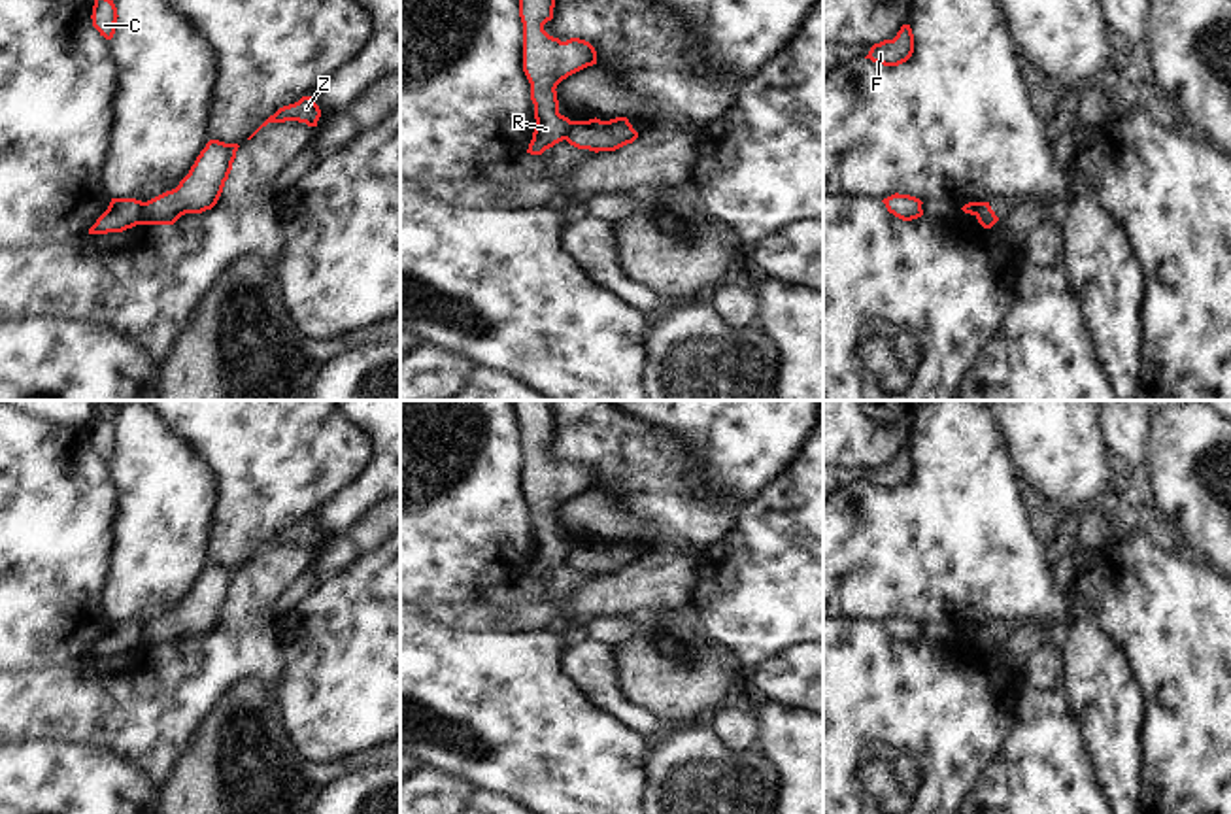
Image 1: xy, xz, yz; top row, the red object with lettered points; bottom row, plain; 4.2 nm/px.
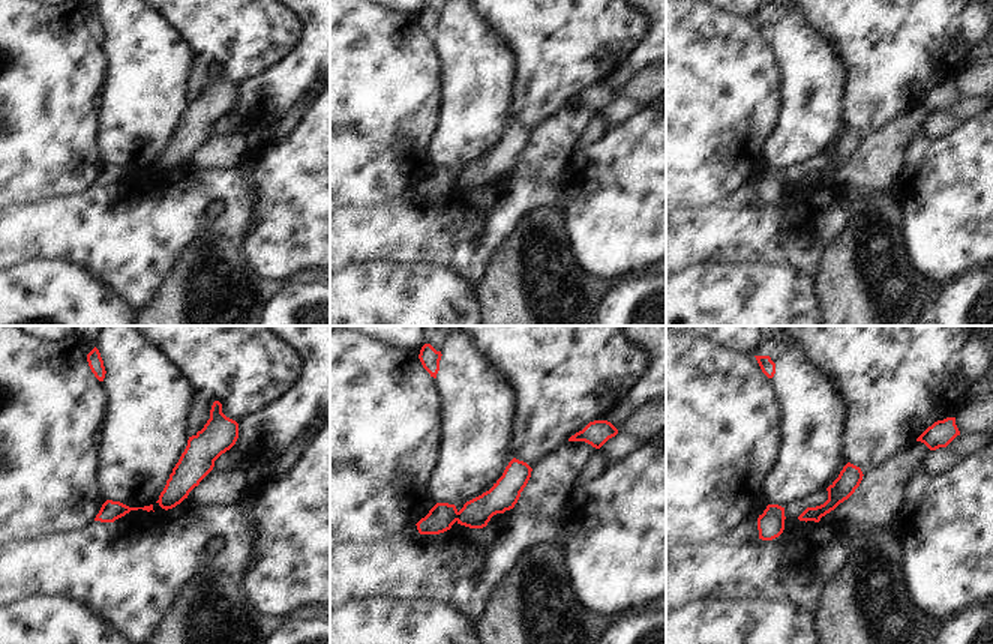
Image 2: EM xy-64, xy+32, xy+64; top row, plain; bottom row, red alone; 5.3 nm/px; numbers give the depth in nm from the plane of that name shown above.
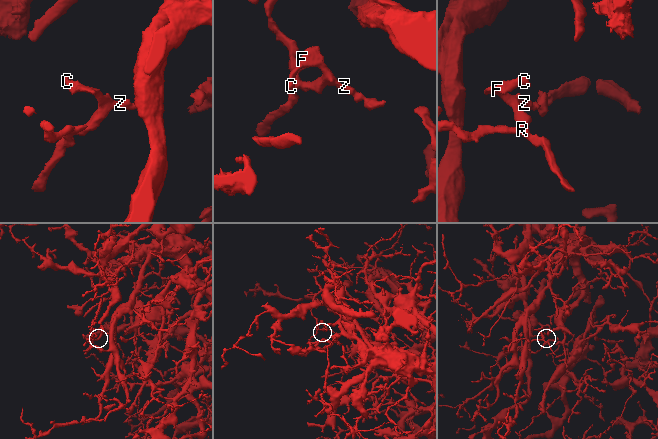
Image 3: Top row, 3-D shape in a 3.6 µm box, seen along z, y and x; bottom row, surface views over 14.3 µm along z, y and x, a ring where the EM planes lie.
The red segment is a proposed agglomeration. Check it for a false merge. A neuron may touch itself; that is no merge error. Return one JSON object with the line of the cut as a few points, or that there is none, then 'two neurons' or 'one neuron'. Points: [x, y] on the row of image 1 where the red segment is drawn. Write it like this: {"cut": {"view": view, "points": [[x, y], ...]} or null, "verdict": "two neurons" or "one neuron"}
{"cut": {"view": "xy", "points": [[144, 203], [136, 223]]}, "verdict": "two neurons"}

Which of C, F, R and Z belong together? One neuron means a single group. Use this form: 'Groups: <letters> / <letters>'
Groups: C F Z / R

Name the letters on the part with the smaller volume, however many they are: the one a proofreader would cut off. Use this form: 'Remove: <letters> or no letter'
Remove: C, F, Z

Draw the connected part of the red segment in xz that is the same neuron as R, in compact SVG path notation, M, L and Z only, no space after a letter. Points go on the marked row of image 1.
M519 0L523 23L523 72L531 83L536 128L527 153L542 155L563 142L572 121L559 113L557 85L597 64L595 47L580 38L561 42L544 30L553 19L555 0Z

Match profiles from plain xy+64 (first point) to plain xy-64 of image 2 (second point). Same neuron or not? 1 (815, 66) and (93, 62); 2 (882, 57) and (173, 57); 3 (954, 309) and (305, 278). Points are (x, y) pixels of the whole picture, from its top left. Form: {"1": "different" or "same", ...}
{"1": "different", "2": "different", "3": "different"}

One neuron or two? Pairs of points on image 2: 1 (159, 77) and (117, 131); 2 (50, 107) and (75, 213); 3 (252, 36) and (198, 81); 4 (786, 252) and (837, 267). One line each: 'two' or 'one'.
1: one
2: two
3: one
4: two

